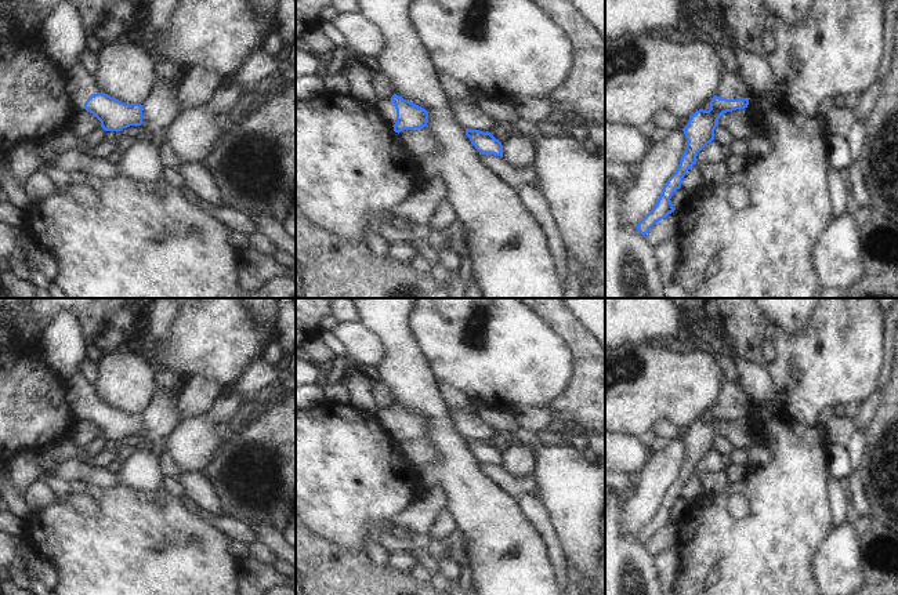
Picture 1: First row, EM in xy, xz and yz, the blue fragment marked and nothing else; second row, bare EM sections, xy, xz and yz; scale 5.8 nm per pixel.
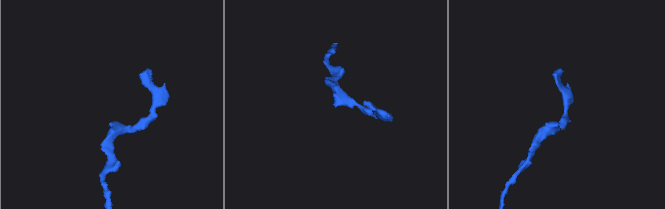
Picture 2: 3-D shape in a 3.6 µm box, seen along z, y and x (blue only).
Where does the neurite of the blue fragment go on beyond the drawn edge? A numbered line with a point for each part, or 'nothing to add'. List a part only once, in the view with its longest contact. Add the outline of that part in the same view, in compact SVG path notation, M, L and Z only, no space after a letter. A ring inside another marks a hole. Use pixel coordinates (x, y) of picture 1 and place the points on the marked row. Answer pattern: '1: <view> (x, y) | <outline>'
1: yz (731, 87) | M724 69L716 95L727 99L750 98L752 91L747 88L741 77Z

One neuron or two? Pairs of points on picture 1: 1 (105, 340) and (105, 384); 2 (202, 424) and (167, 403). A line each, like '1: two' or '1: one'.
1: two
2: two

